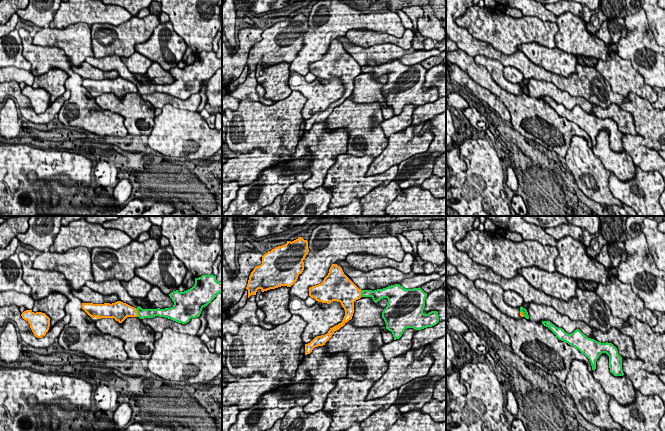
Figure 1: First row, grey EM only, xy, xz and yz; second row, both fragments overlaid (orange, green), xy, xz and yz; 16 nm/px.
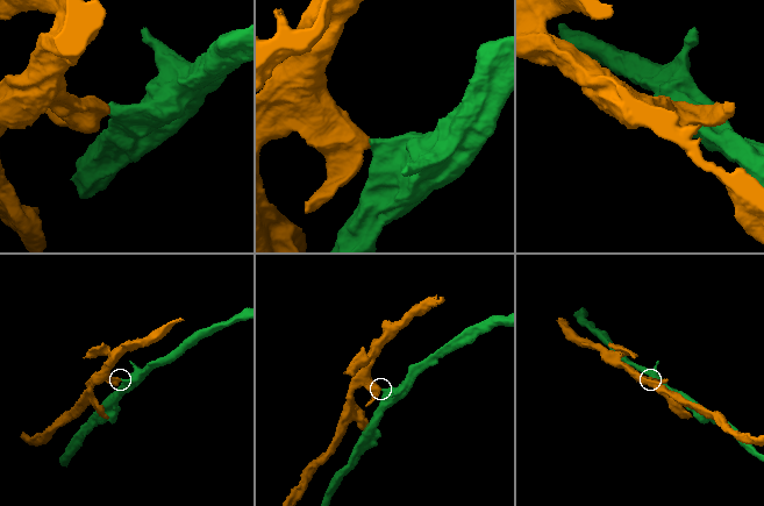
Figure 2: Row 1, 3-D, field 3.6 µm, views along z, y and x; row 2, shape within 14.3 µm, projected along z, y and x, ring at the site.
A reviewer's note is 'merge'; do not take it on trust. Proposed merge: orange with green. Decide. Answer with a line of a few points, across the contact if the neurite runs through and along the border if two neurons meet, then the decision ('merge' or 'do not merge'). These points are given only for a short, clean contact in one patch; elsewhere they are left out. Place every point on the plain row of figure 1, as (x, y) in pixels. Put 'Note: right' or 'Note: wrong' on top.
Note: wrong
line xy (135, 84), (138, 92); do not merge

